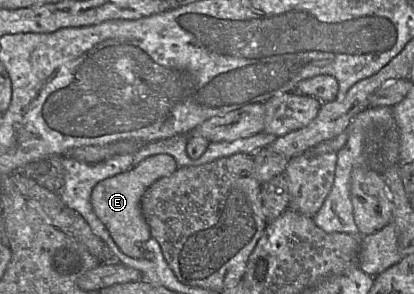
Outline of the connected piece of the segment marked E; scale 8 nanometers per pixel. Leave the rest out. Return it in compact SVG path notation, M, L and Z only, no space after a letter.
M157 154L144 159L124 173L100 181L93 188L90 198L93 210L125 255L134 259L145 257L143 247L151 238L151 231L141 210L141 198L154 182L170 176L177 168L176 161L171 155Z

